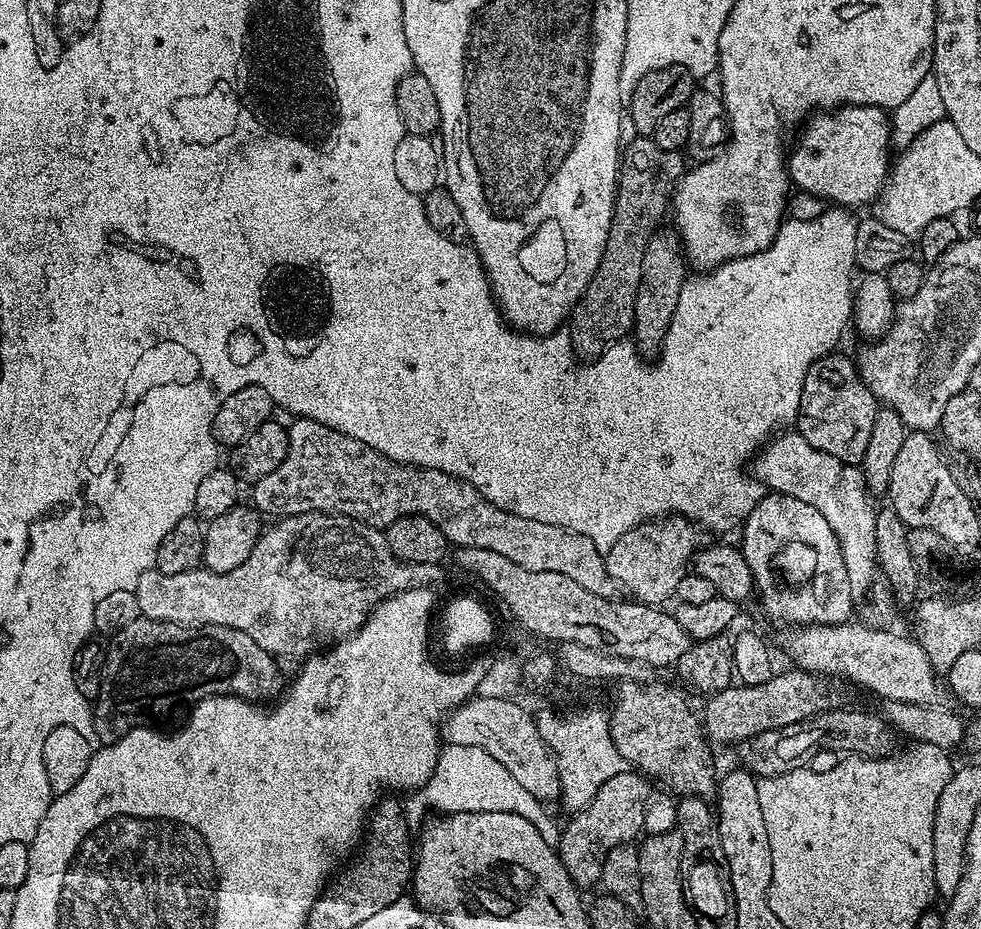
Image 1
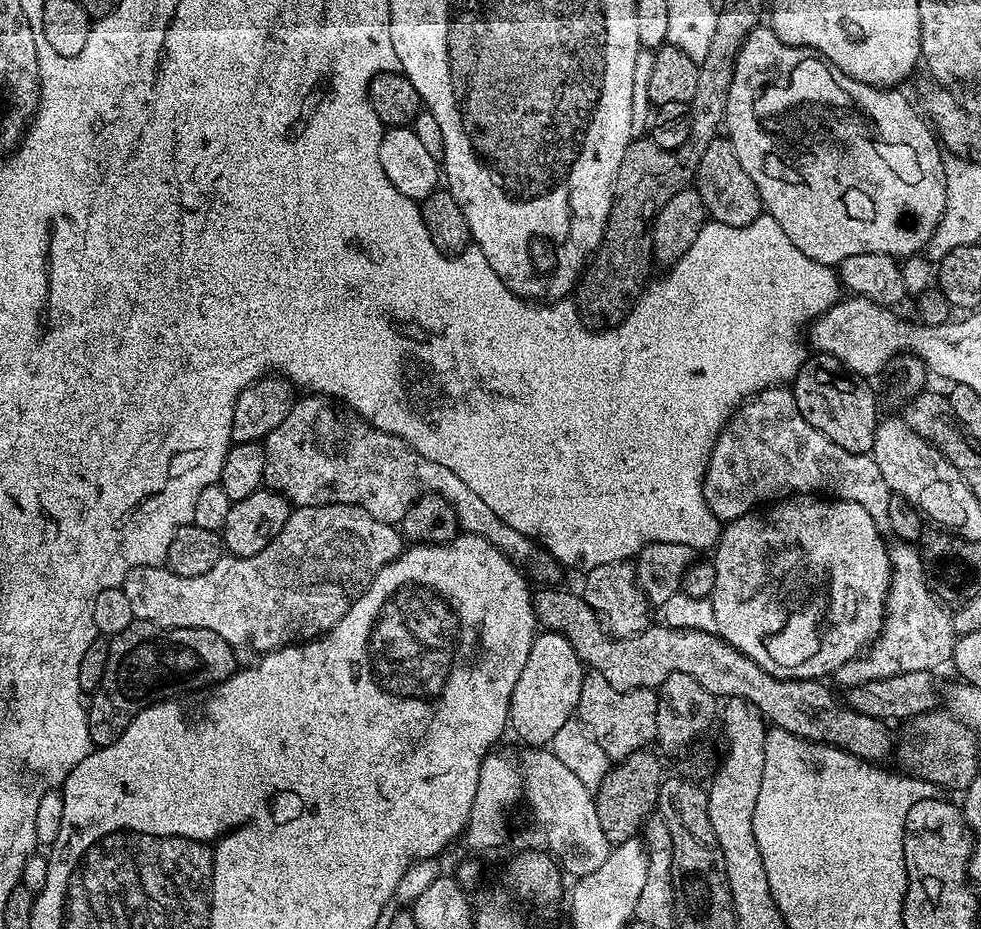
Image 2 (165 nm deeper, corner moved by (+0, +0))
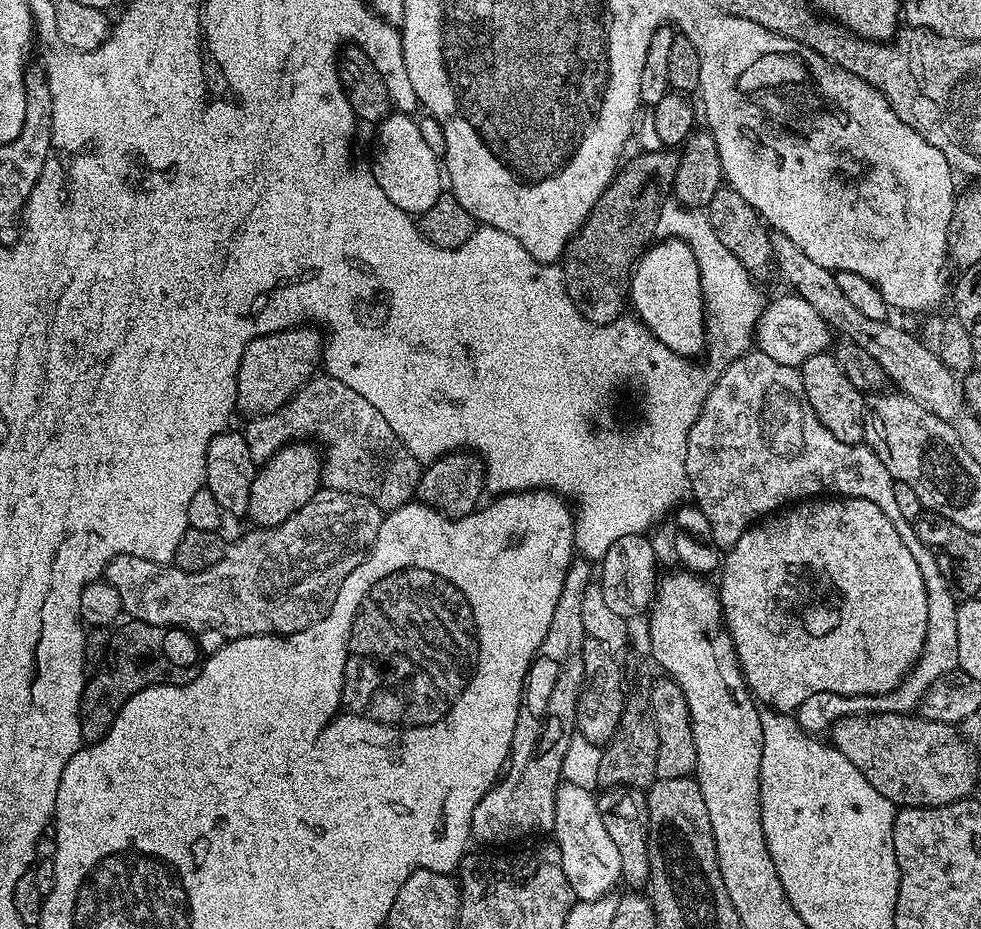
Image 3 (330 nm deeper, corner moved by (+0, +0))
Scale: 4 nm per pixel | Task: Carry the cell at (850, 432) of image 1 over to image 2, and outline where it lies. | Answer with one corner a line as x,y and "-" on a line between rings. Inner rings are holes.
812,354
805,359
796,371
796,379
790,387
798,402
798,410
814,430
826,434
830,442
842,446
842,450
871,453
874,446
874,434
878,423
876,406
878,396
872,393
867,379
848,371
838,358
823,354

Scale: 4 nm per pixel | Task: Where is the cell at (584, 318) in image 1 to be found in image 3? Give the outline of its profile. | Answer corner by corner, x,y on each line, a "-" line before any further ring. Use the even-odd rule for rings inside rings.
660,151
664,152
648,152
638,157
636,168
625,163
598,198
594,210
590,210
586,222
579,225
576,235
568,241
566,259
562,264
564,285
578,314
592,324
613,324
625,315
630,300
632,269
656,236
662,203
660,184
656,180
671,181
680,161
675,151

